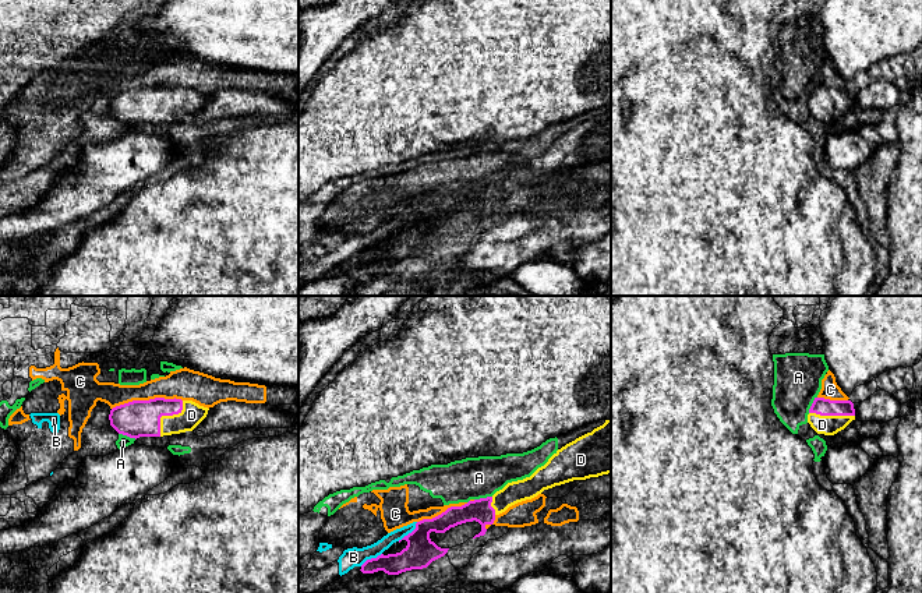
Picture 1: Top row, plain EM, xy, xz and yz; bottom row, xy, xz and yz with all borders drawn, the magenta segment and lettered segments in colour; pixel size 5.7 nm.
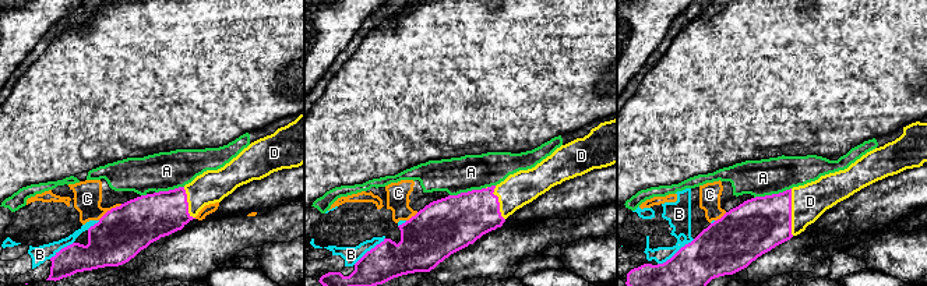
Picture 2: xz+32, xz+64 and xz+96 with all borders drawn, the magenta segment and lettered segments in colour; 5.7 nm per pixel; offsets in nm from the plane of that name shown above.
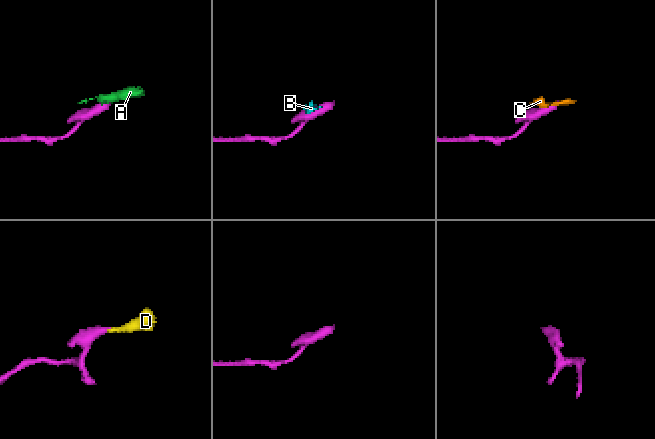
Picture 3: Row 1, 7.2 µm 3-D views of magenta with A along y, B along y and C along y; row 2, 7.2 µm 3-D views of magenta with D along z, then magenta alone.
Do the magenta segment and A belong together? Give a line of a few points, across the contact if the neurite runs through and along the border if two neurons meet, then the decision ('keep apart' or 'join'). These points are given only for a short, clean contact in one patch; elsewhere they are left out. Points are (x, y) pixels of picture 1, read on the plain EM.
line xz (491, 183), (474, 187); keep apart

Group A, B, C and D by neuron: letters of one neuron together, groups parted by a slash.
A B C / D

